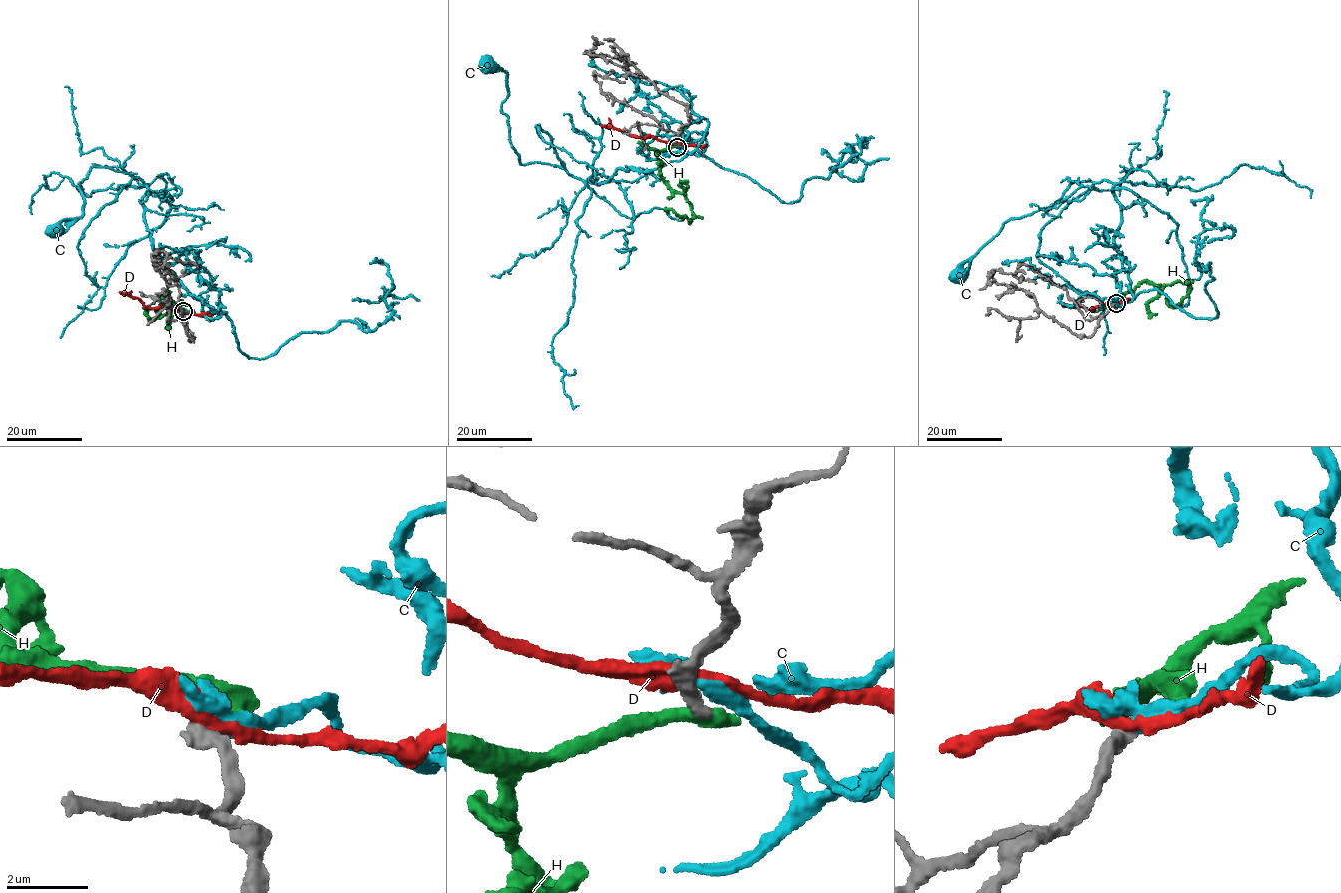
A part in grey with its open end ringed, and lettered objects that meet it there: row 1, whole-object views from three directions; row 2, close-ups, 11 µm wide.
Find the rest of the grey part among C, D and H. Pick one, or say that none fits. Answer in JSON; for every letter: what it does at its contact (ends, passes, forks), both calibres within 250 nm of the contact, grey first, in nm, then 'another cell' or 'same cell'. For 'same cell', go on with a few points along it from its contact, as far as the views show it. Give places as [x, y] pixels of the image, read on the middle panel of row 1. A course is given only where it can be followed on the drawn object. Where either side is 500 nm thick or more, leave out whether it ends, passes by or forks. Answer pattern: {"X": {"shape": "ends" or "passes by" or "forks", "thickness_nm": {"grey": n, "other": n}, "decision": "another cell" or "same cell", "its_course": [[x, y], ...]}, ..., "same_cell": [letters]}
{"C": {"shape": "passes by", "thickness_nm": {"grey": 480, "other": 440}, "decision": "another cell"}, "D": {"shape": "passes by", "thickness_nm": {"grey": 360, "other": 320}, "decision": "another cell"}, "H": {"thickness_nm": {"grey": 320, "other": 600}, "decision": "another cell"}, "same_cell": []}

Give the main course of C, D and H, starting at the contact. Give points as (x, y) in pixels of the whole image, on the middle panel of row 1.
C: (676, 144), (698, 155), (596, 184), (521, 164), (501, 106), (507, 74), (487, 61)
D: (675, 143), (651, 136), (635, 136), (601, 125)
H: (676, 146), (659, 152), (659, 169), (670, 188), (685, 193), (693, 218), (690, 221), (666, 207)

